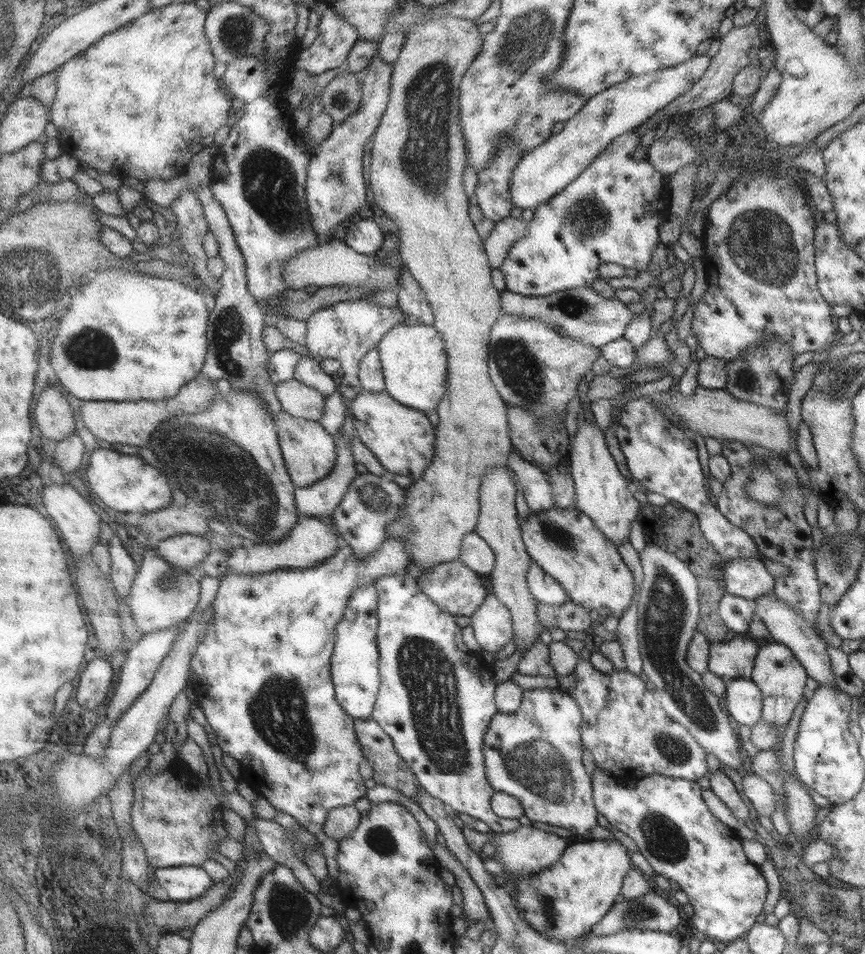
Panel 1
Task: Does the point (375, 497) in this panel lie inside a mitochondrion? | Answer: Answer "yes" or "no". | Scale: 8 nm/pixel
yes

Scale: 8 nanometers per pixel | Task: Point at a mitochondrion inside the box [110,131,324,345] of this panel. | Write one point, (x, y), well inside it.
(269, 181)

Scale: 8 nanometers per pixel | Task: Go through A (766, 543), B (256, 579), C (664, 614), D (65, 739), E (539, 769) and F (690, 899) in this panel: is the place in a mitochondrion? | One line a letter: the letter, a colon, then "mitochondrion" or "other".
A: other
B: other
C: mitochondrion
D: other
E: mitochondrion
F: other

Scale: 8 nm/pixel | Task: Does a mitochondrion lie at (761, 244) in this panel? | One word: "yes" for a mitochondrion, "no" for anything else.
yes

